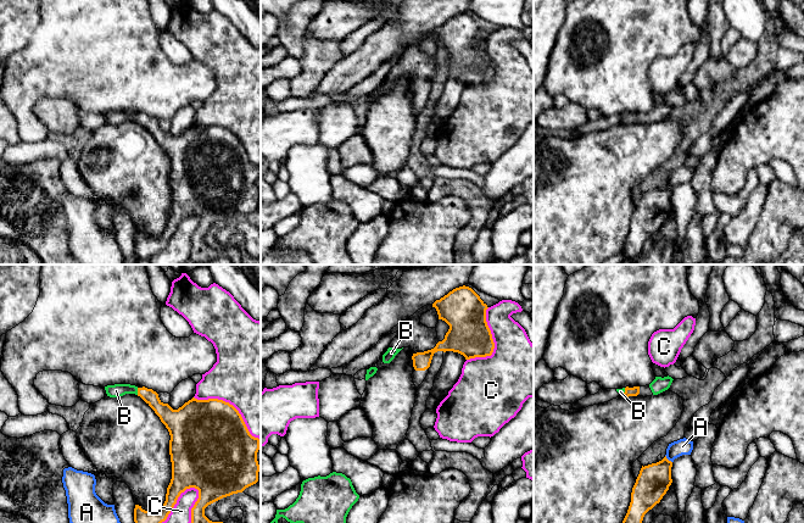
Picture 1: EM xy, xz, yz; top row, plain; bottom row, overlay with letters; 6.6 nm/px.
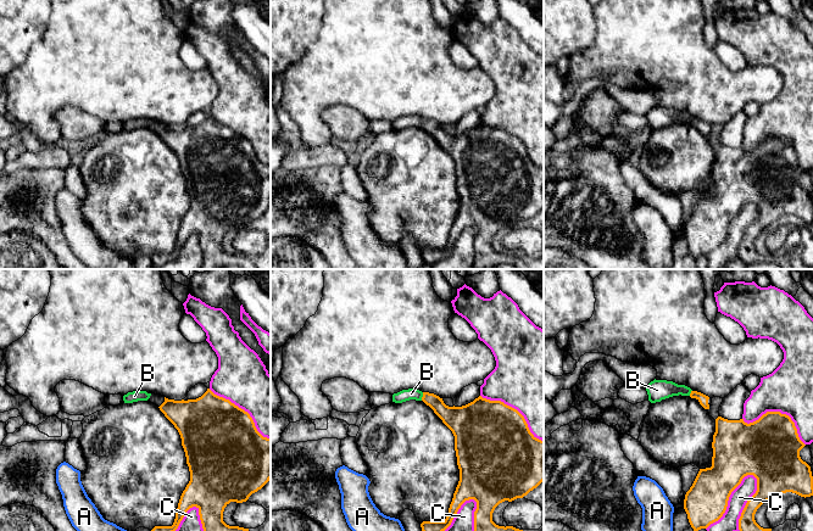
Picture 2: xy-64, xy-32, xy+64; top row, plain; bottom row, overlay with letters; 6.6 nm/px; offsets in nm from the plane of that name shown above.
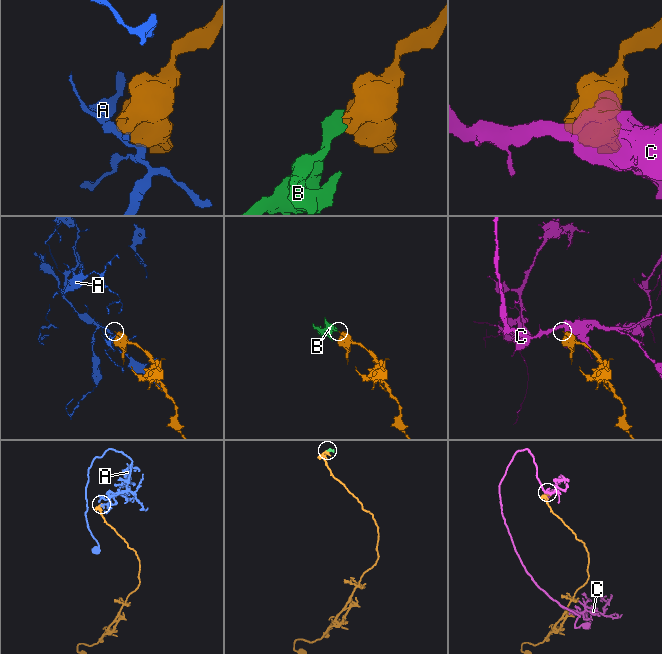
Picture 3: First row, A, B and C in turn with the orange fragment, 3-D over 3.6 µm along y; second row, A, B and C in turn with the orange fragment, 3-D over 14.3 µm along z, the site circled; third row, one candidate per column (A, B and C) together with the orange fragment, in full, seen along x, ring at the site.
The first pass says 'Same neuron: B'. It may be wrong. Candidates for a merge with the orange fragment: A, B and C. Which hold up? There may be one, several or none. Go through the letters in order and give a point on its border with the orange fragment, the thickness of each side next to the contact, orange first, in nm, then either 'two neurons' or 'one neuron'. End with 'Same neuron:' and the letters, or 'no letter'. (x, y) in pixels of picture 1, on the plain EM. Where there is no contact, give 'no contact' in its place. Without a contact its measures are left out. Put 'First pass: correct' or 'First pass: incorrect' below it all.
A: yz (666, 185) | 220/110 nm | two neurons
B: xy (138, 118) | 110/90 nm | one neuron
C: xy (174, 231) | 240/200 nm | two neurons
Same neuron: B
First pass: correct

